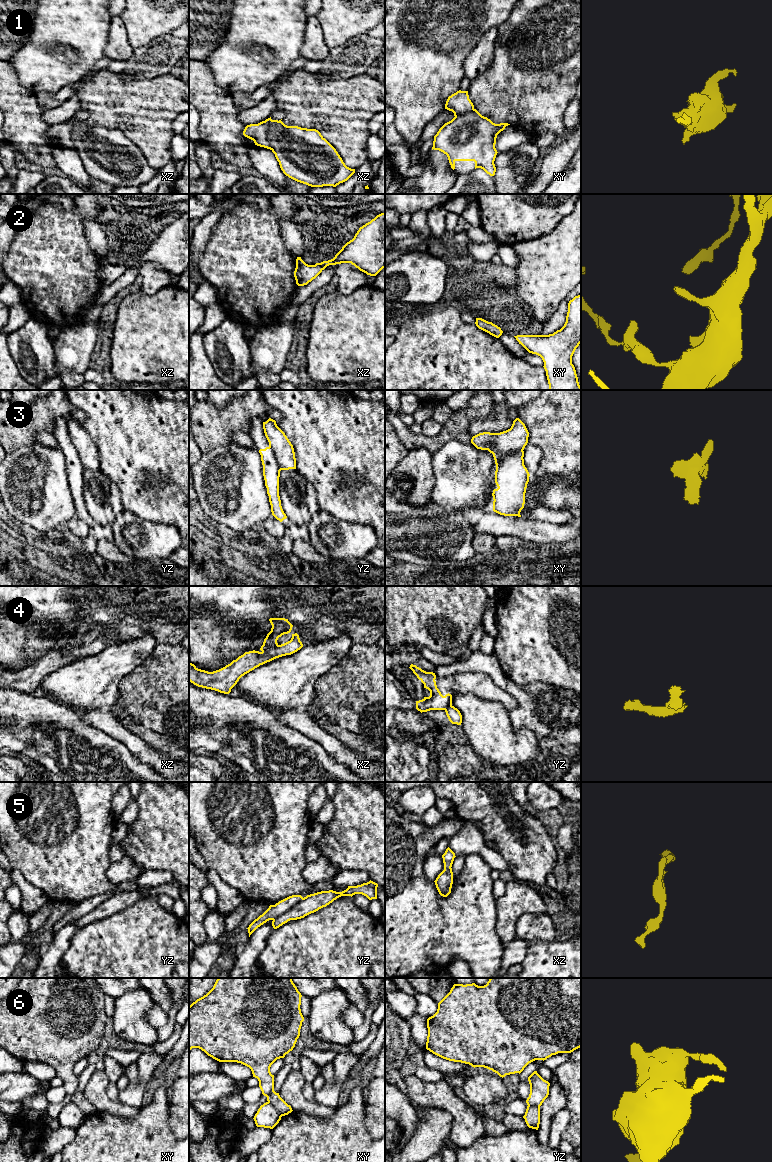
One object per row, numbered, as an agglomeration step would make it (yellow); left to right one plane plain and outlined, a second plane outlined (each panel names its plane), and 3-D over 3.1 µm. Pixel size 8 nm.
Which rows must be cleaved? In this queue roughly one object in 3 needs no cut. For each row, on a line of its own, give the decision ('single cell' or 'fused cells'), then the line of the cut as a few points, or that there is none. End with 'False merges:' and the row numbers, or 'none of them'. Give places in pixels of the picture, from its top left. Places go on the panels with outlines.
1: fused cells; cut in xz along (272, 120), (268, 126), (270, 149)
2: single cell; no cut
3: fused cells; cut in xy along (522, 449), (509, 452), (496, 465)
4: fused cells; cut in xz along (277, 644), (262, 651)
5: fused cells; cut in yz along (303, 898), (273, 920)
6: fused cells; cut in xy along (268, 1101), (281, 1116)
False merges: 1, 3, 4, 5, 6

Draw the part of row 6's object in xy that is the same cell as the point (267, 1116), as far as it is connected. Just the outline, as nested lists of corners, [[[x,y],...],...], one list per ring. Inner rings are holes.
[[[269,1102],[260,1106],[254,1116],[254,1121],[257,1127],[273,1129],[281,1120],[281,1114]]]

